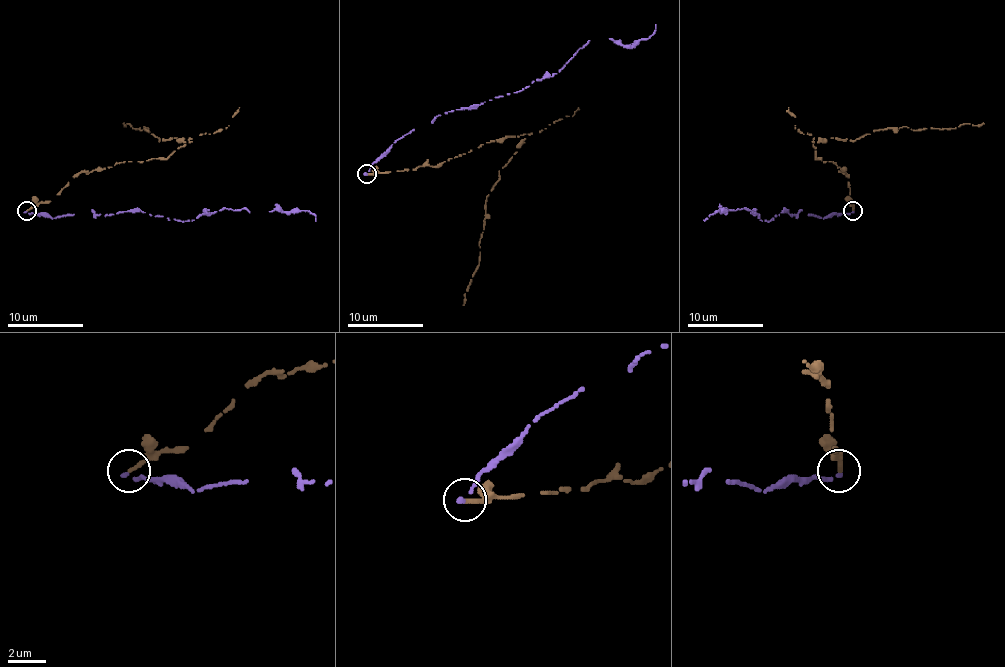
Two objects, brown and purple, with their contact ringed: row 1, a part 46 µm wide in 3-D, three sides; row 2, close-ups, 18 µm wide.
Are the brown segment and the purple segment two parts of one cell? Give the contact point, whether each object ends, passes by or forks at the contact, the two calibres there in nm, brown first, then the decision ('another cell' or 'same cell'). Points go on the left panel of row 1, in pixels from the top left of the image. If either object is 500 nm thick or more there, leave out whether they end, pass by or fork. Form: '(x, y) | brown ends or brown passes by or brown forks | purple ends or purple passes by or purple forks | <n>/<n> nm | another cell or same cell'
(26, 210) | brown ends | purple ends | 260/240 nm | another cell

